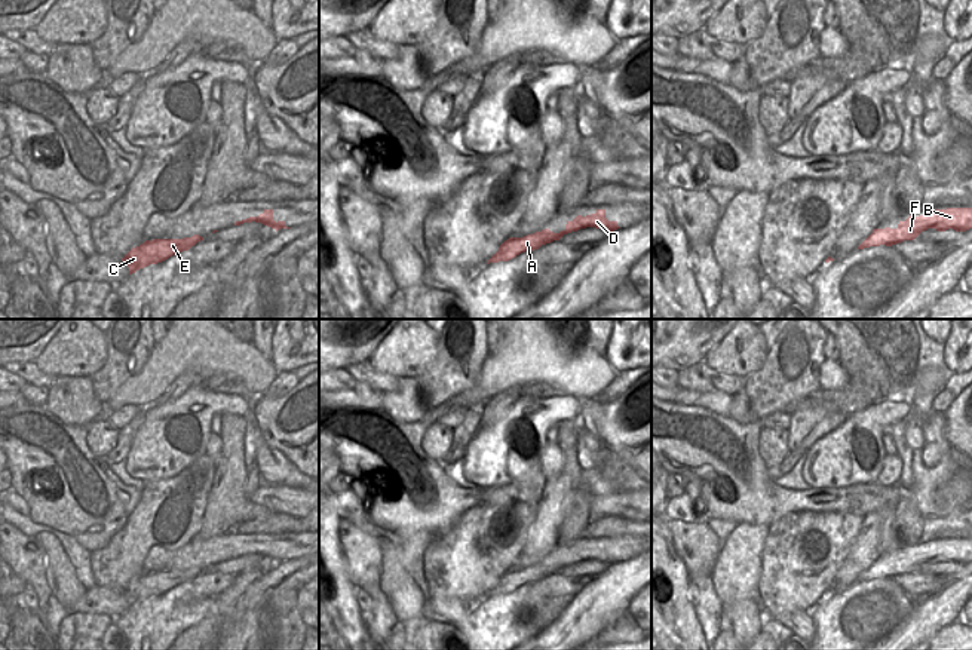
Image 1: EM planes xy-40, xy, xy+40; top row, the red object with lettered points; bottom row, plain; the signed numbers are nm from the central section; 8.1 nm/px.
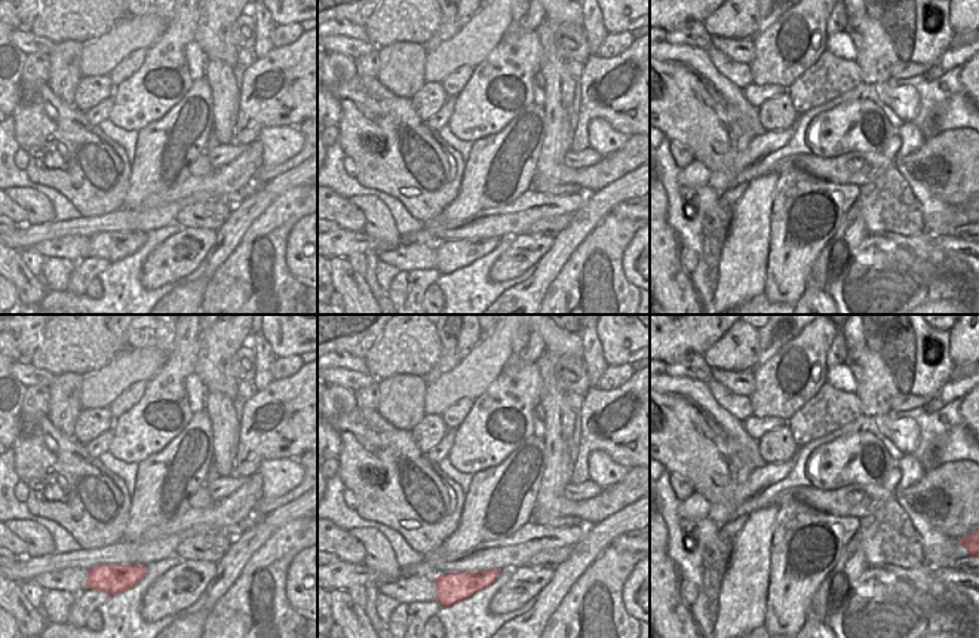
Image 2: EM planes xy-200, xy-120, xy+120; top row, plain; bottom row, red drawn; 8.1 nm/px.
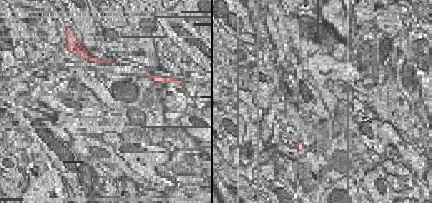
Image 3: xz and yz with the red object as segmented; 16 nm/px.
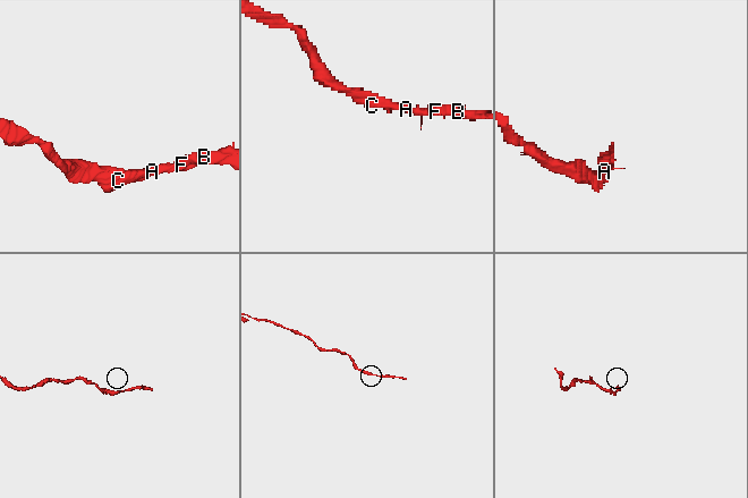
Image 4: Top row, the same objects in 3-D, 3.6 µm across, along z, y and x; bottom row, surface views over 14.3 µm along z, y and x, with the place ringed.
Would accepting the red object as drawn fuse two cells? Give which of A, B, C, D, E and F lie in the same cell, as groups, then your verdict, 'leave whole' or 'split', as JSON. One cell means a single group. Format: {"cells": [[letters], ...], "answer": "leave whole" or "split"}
{"cells": [["A", "B", "C", "D", "E", "F"]], "answer": "leave whole"}

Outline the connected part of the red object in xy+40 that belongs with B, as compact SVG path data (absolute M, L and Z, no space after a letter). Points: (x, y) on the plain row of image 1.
M972 540L929 542L919 549L910 548L905 554L899 554L896 561L874 561L858 582L880 577L892 579L904 573L914 573L927 561L966 564L972 561Z

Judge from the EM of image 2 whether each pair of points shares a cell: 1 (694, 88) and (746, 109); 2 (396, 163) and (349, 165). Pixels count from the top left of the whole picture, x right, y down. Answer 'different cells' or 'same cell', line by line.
1: different cells
2: different cells

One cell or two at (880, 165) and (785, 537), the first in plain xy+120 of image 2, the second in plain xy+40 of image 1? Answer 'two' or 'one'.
two

